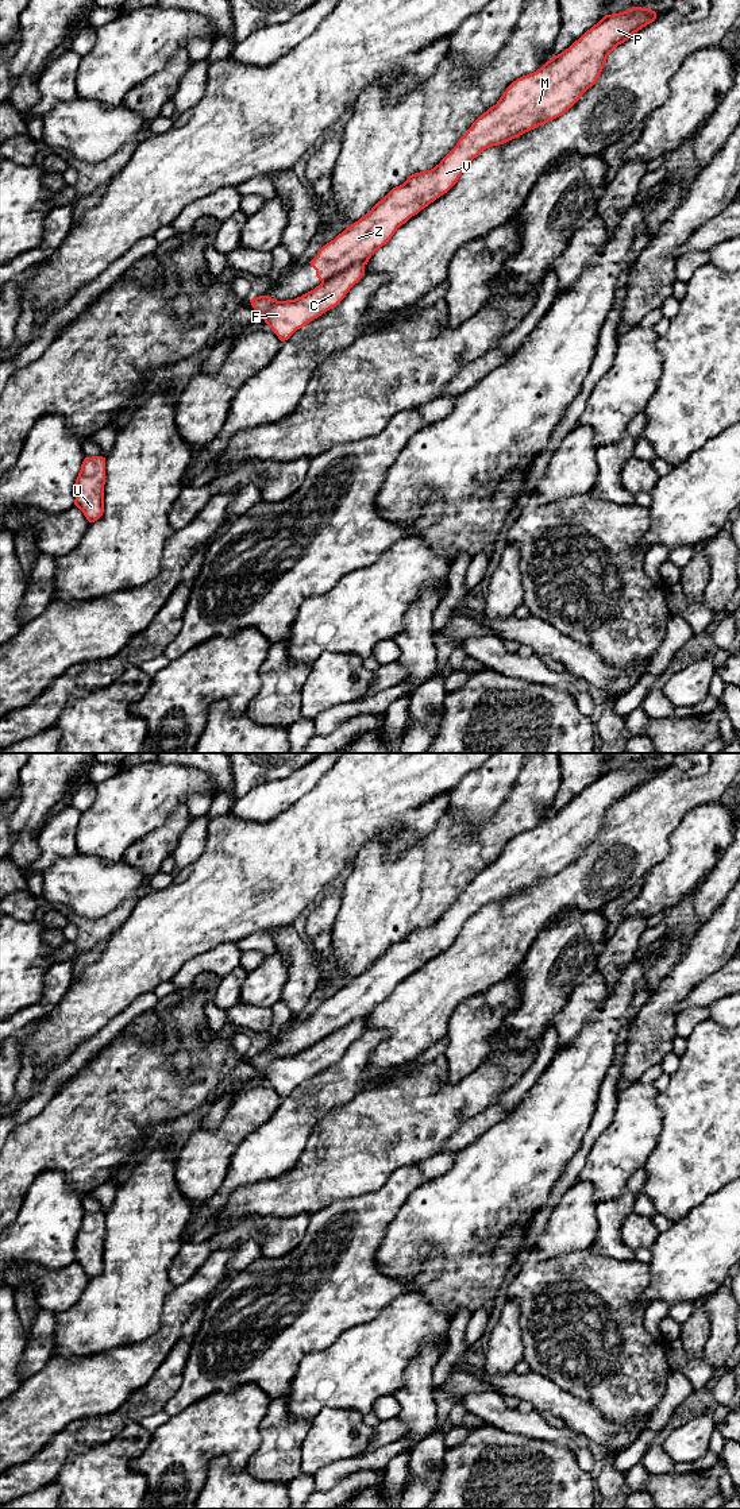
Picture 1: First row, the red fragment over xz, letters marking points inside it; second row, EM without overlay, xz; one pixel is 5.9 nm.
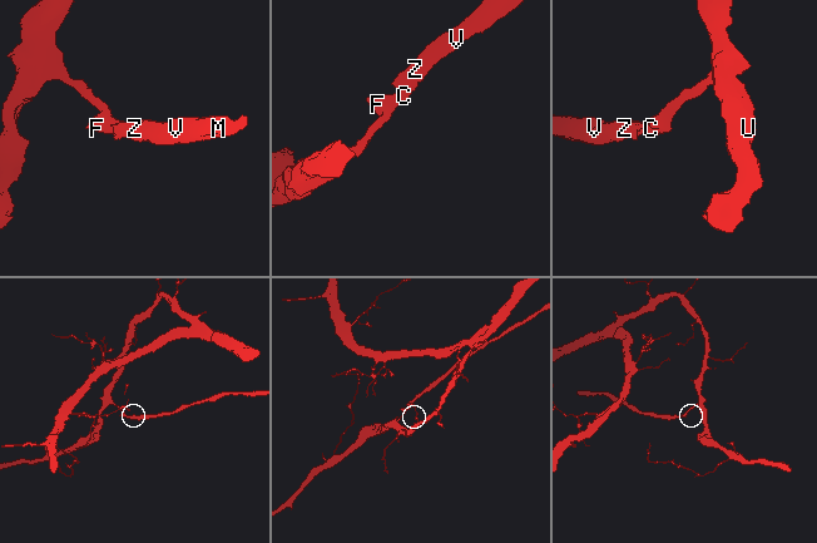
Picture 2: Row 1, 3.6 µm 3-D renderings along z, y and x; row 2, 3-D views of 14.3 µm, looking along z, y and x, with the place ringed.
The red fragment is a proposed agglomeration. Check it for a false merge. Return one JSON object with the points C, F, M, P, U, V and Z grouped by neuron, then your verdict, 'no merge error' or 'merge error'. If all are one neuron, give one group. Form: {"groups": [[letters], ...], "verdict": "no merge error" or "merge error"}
{"groups": [["C", "F", "U"], ["M", "P", "V", "Z"]], "verdict": "merge error"}

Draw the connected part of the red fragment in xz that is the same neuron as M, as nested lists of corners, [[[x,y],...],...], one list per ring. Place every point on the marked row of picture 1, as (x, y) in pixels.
[[[632,7],[618,13],[605,15],[569,49],[547,61],[536,72],[513,81],[497,104],[490,107],[471,124],[439,165],[431,170],[409,175],[402,185],[393,188],[378,201],[369,213],[323,246],[309,262],[316,270],[316,277],[324,283],[358,262],[367,265],[371,255],[385,246],[402,224],[447,193],[458,182],[466,165],[483,150],[504,144],[567,112],[597,82],[608,55],[655,19],[655,11],[641,7]]]

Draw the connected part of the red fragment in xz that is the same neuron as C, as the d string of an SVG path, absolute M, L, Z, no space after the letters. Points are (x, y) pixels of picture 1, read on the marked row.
M358 262L294 300L277 301L270 296L259 296L250 302L278 339L285 341L297 329L335 308L363 274L365 265Z

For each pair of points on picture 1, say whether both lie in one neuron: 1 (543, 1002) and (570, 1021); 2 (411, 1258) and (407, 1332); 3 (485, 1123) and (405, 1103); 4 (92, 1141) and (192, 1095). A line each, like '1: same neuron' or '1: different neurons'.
1: different neurons
2: different neurons
3: different neurons
4: same neuron

